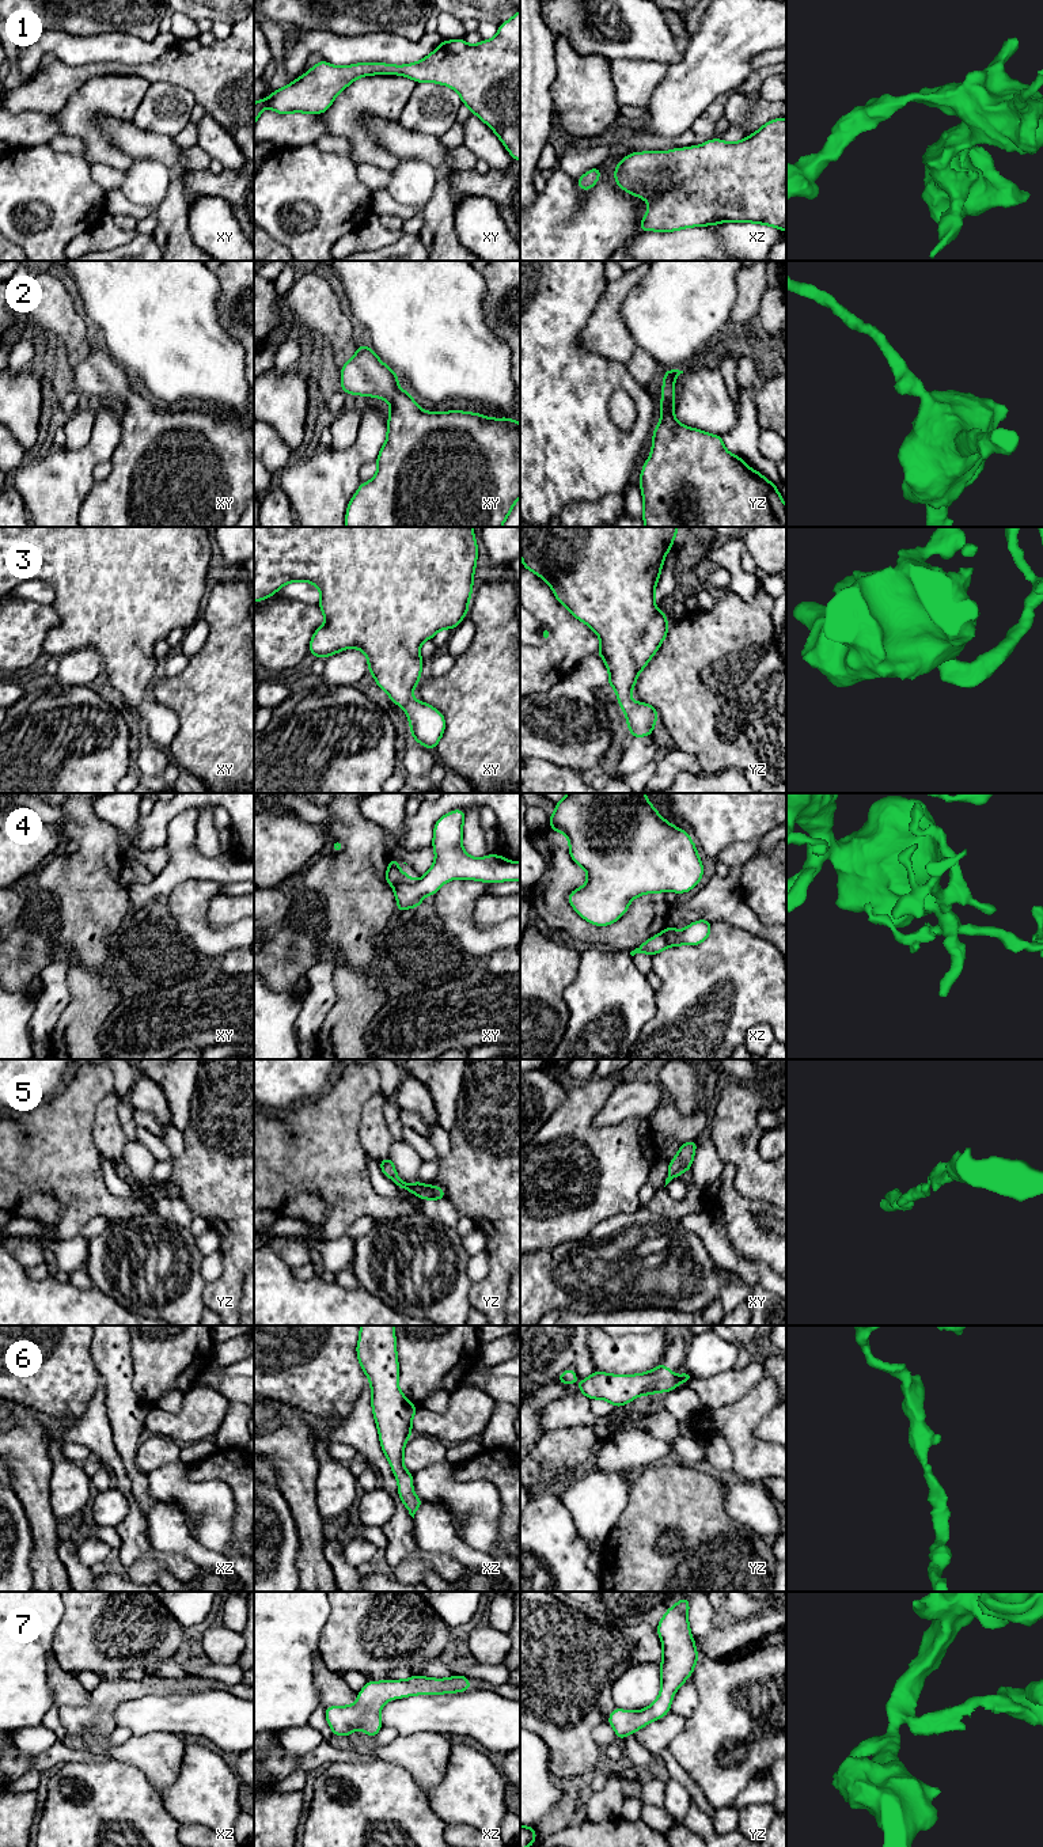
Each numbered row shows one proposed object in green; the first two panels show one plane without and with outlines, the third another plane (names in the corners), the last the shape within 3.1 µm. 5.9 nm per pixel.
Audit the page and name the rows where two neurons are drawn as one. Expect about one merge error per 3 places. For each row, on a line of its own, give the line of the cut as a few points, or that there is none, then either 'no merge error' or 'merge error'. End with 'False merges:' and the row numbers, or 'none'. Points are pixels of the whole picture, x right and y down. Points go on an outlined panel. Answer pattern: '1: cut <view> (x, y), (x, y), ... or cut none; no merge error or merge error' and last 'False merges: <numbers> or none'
1: cut none; no merge error
2: cut none; no merge error
3: cut none; no merge error
4: cut xy (416, 882), (394, 887); merge error
5: cut none; no merge error
6: cut none; no merge error
7: cut none; no merge error
False merges: 4

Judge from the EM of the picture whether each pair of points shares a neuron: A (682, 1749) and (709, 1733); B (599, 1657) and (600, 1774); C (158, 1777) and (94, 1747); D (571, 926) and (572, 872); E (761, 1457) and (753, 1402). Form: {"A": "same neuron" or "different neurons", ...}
{"A": "same neuron", "B": "different neurons", "C": "same neuron", "D": "same neuron", "E": "same neuron"}

